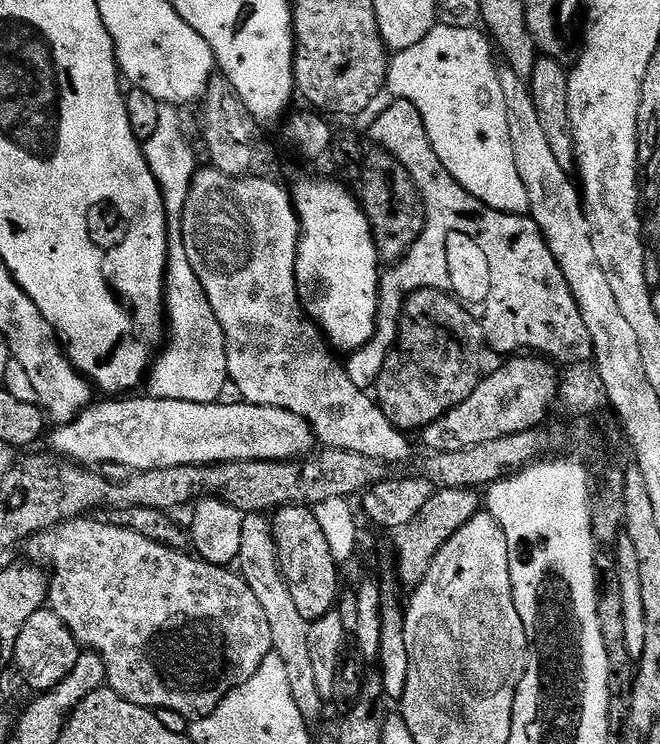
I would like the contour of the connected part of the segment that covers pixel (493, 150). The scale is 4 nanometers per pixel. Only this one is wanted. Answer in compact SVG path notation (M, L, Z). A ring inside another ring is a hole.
M440 24L410 50L402 50L391 57L388 65L387 91L397 100L408 100L418 106L426 134L432 143L434 154L446 166L446 170L478 202L499 212L524 214L528 212L528 191L518 178L518 166L514 163L514 146L510 146L510 126L506 126L506 98L502 98L500 68L492 57L492 44L480 33L479 27L458 30Z

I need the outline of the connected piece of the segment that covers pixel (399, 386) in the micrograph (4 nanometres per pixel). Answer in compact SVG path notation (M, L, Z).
M435 290L413 292L408 297L399 327L396 344L388 352L386 366L382 366L382 374L376 379L374 396L385 418L401 432L412 434L415 428L422 430L427 424L433 424L474 394L482 379L480 351L485 351L486 341L481 321L474 319L471 311L455 296Z

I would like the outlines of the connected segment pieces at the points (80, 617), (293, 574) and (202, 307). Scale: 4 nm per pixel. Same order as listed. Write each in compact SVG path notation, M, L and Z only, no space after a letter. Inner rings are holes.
M96 518L66 520L62 524L57 524L55 528L36 533L27 541L26 547L33 556L31 559L41 565L49 564L52 567L48 582L47 607L58 618L62 618L62 622L72 632L81 649L96 652L101 656L107 687L122 698L126 698L126 702L134 702L138 706L153 710L165 708L168 712L177 712L180 716L188 716L187 718L209 716L235 688L242 686L242 682L250 682L250 678L258 674L258 666L262 666L262 658L272 653L272 639L270 626L266 623L266 610L262 610L258 598L254 598L254 590L250 590L250 586L246 586L244 579L231 567L208 564L195 554L168 548L166 545L144 538L134 530L122 529L104 520L102 522L92 519Z
M299 506L277 508L271 521L274 542L278 546L280 569L294 603L298 605L302 618L306 618L309 622L322 618L337 607L342 584L340 584L341 569L336 563L334 554L330 554L330 546L322 534L322 526L318 526L315 511Z
M161 107L158 130L154 130L153 137L143 141L142 147L146 162L164 195L168 215L168 272L164 276L164 303L166 320L170 325L170 339L167 341L168 349L166 344L151 365L150 392L160 400L215 404L223 397L220 395L224 387L227 389L230 384L226 338L206 298L206 290L202 290L202 282L198 282L198 274L194 274L194 266L190 266L190 257L186 255L182 238L182 214L186 210L186 194L190 194L192 179L198 171L198 156L186 138L182 138L175 107Z

